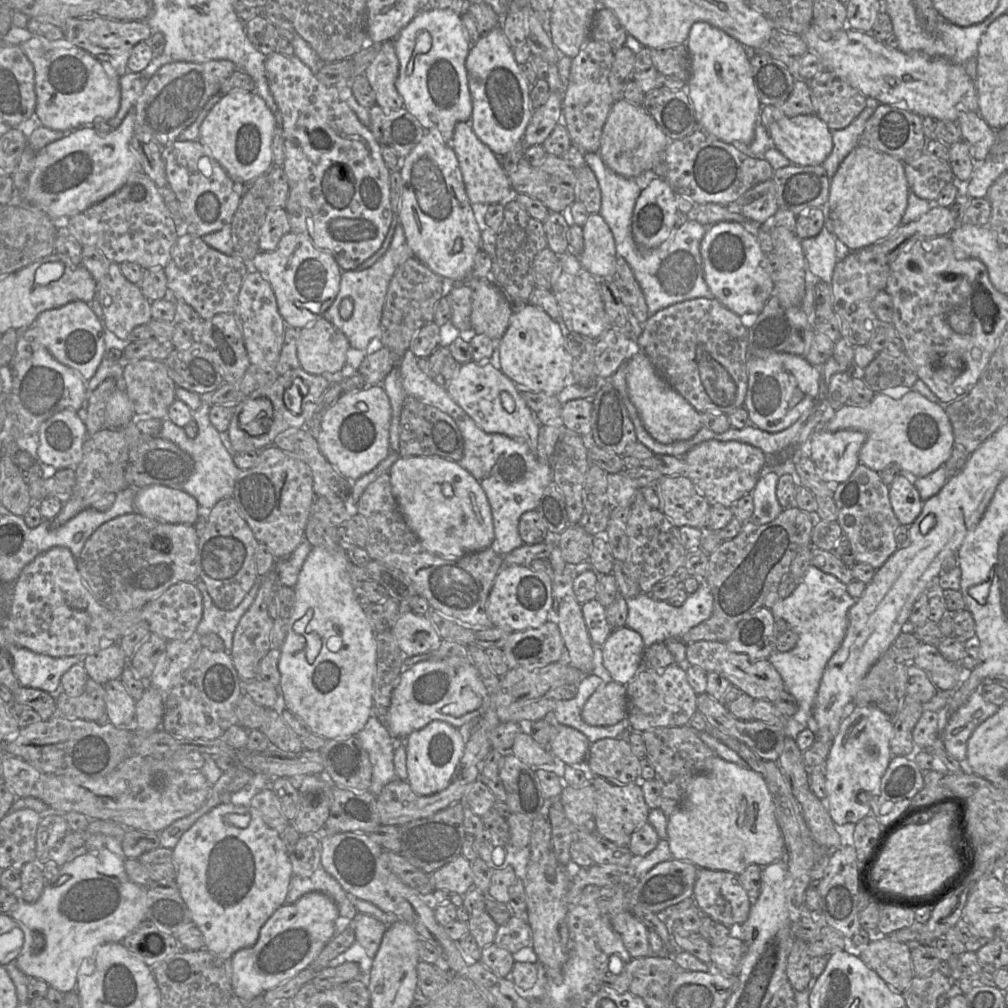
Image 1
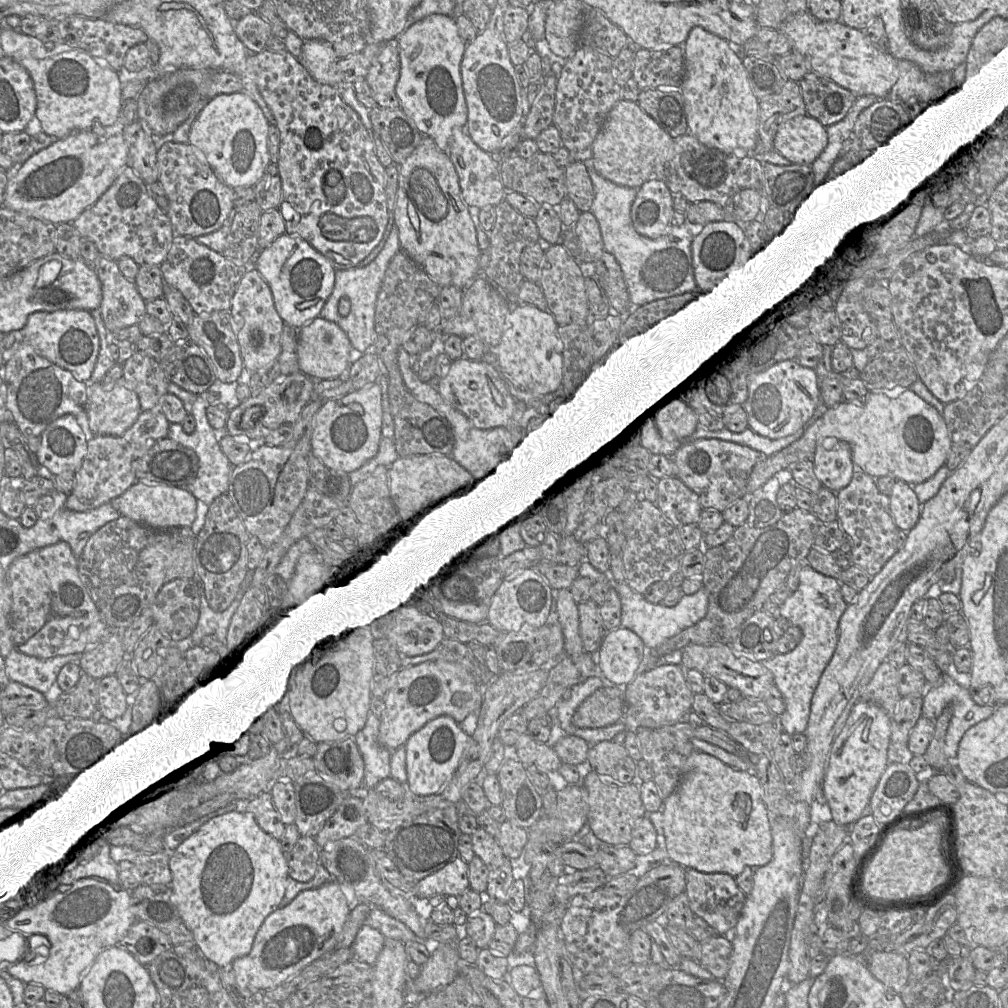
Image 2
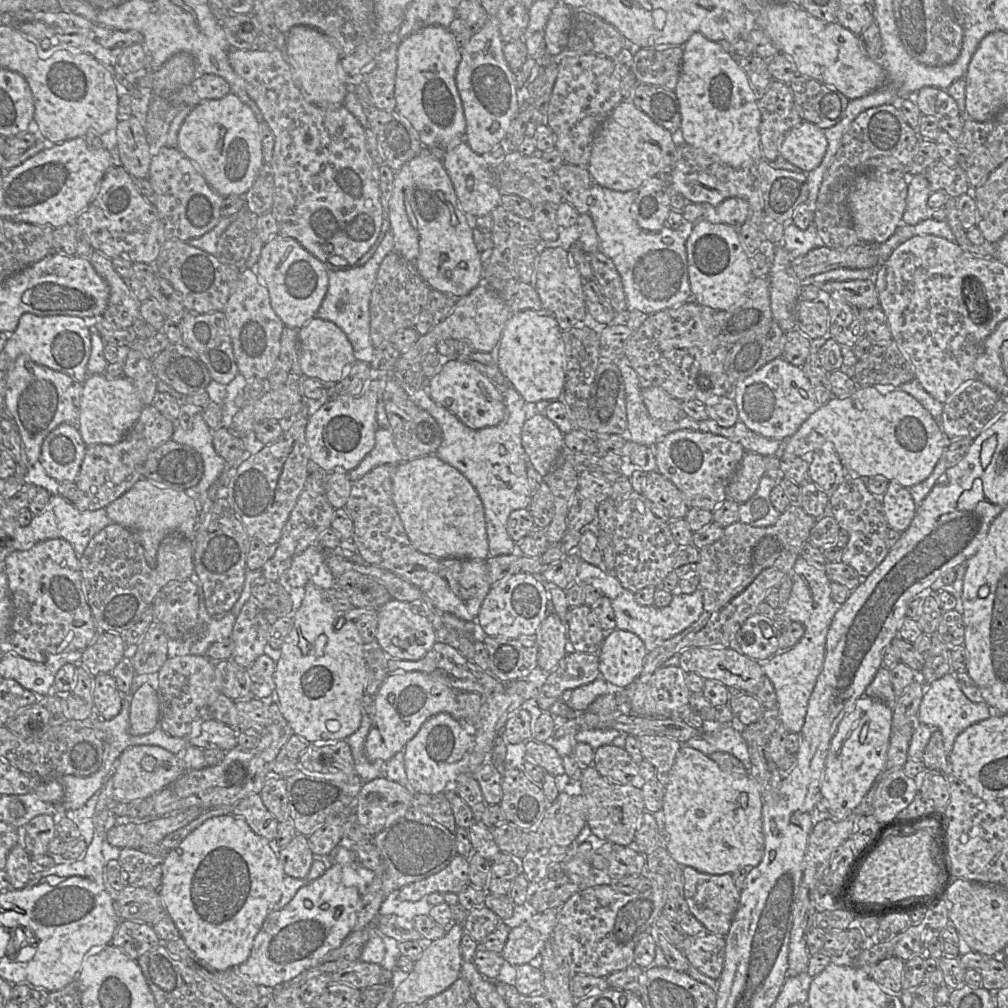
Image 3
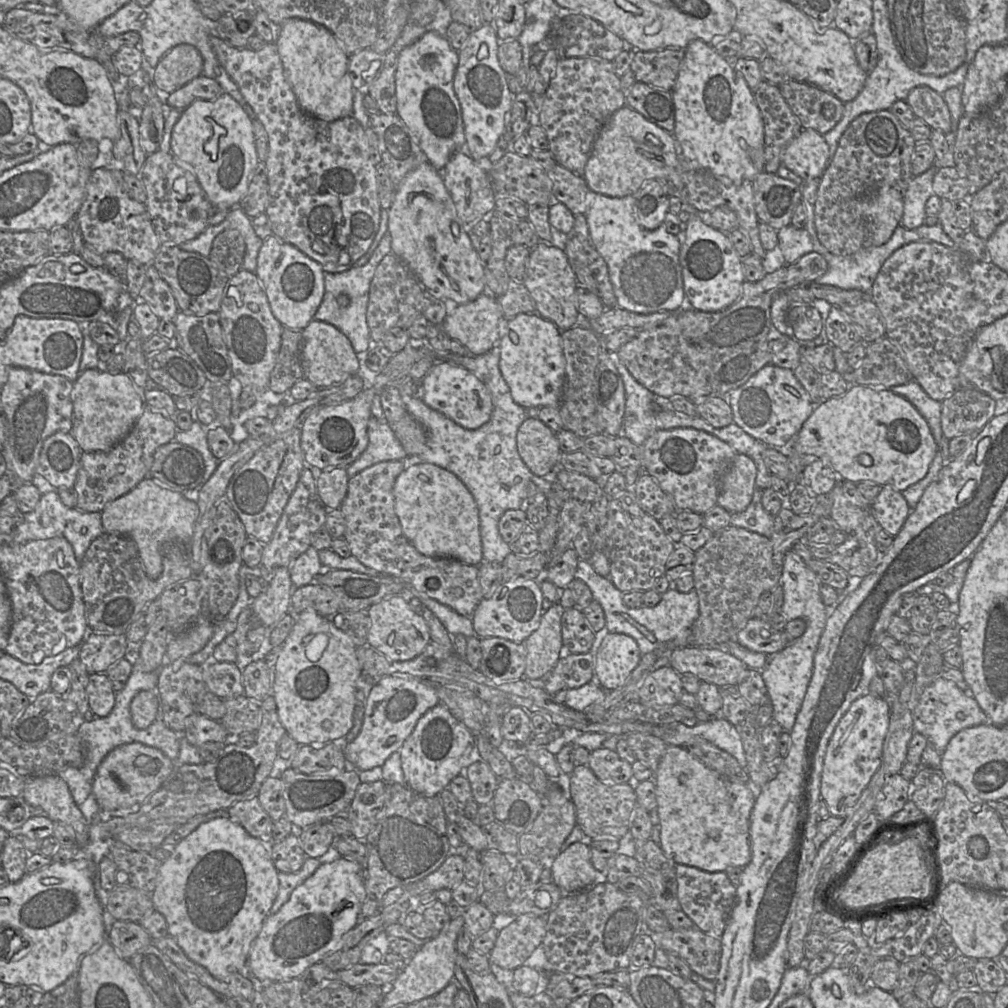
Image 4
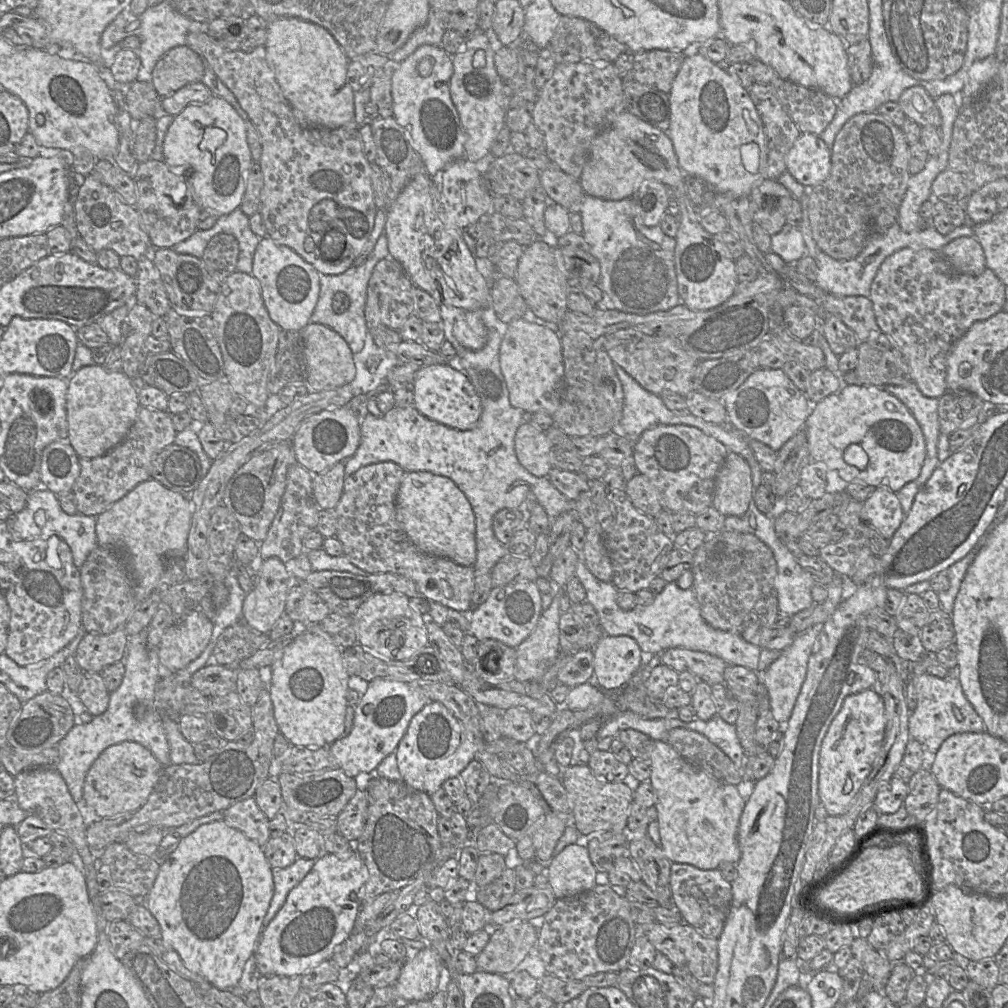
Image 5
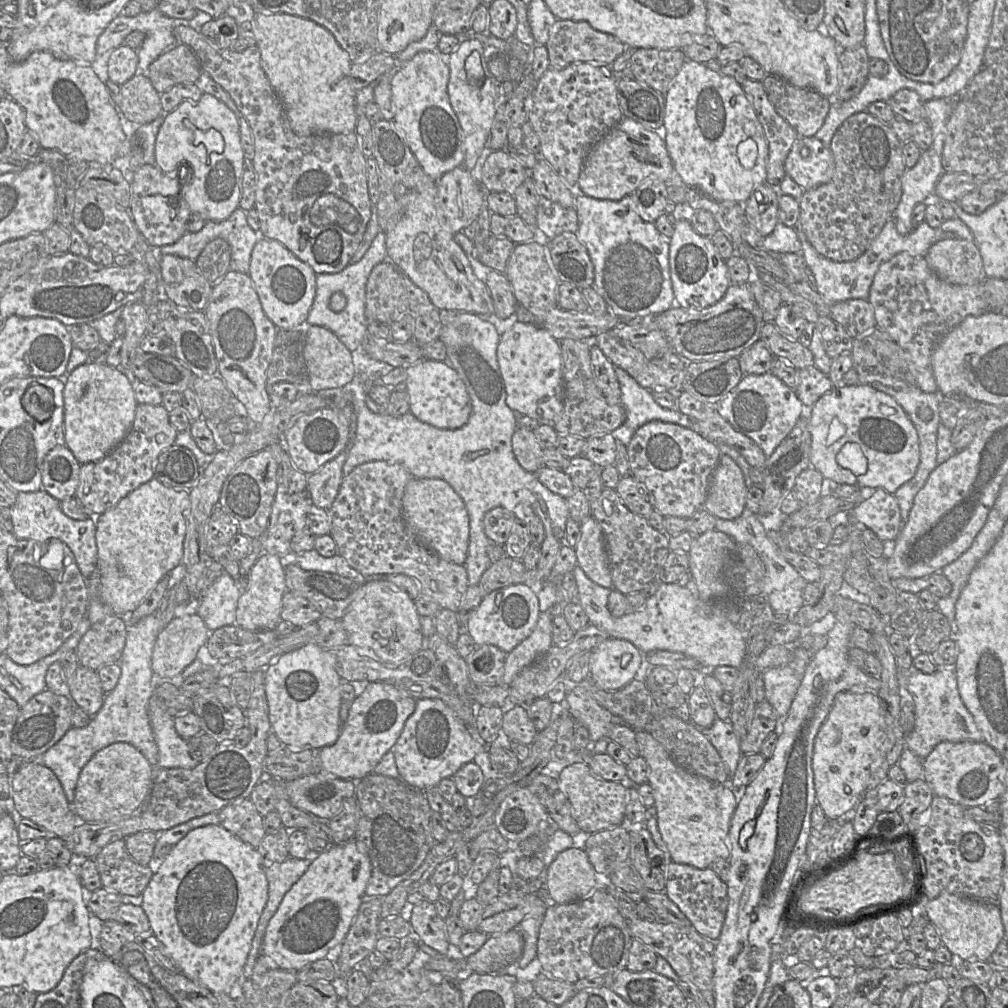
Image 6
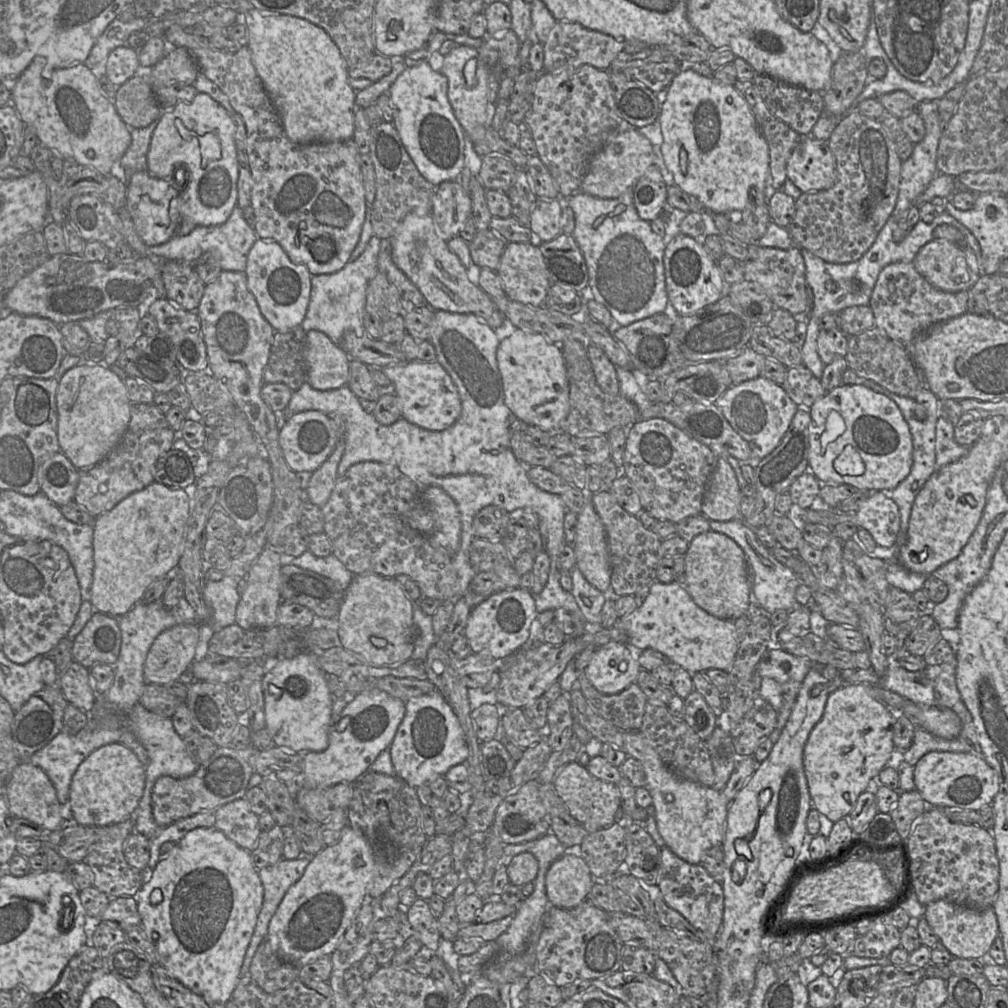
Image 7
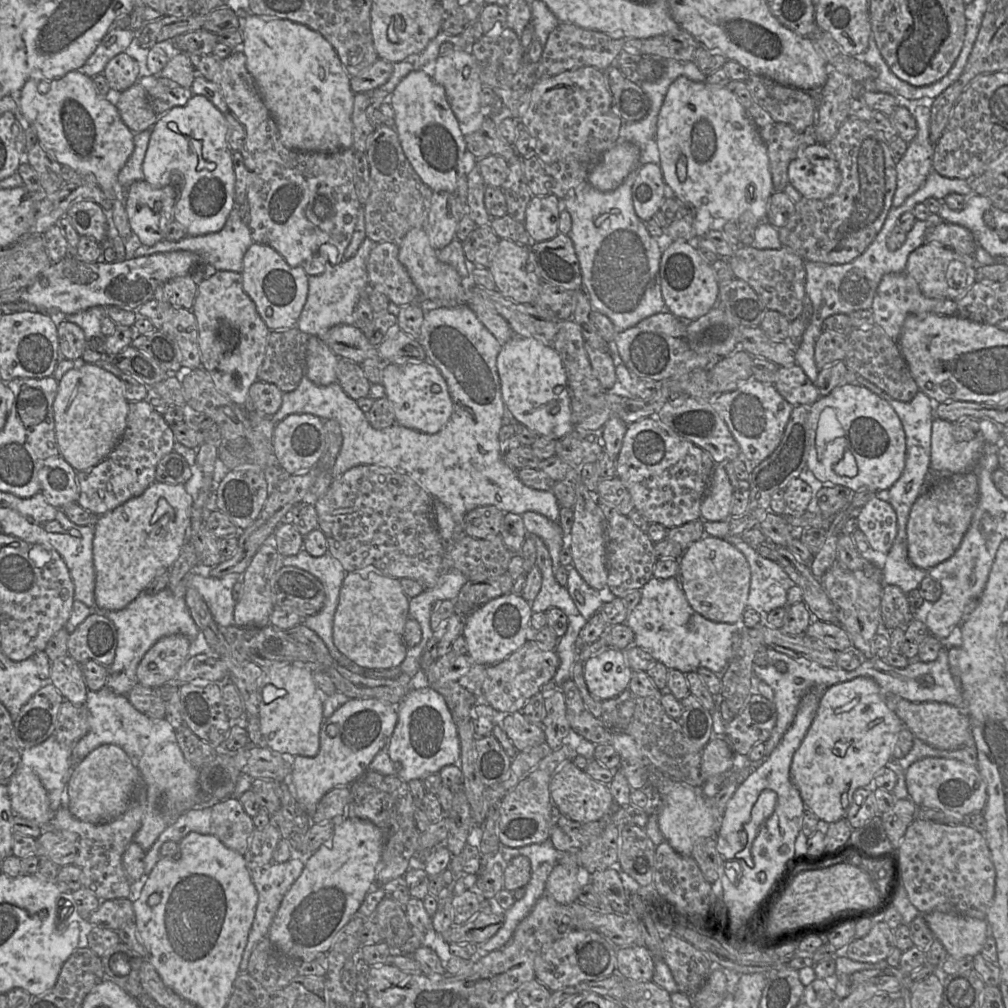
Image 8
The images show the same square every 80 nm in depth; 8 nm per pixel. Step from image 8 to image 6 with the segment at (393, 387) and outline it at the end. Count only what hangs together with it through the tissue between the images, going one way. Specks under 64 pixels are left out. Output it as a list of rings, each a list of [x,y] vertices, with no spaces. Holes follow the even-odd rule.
[[[422,359],[407,366],[405,371],[409,412],[412,415],[421,422],[440,429],[458,429],[467,423],[472,410],[470,397],[464,382],[447,362]]]

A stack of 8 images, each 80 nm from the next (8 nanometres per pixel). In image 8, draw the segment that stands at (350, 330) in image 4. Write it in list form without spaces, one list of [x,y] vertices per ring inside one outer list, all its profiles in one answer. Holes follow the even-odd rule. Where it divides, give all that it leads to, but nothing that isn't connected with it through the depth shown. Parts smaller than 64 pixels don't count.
[[[366,237],[354,258],[341,262],[322,275],[309,277],[307,302],[296,326],[307,336],[307,339],[309,336],[322,338],[330,328],[339,324],[354,325],[355,306],[370,289],[367,262],[370,252],[376,245],[374,241]]]

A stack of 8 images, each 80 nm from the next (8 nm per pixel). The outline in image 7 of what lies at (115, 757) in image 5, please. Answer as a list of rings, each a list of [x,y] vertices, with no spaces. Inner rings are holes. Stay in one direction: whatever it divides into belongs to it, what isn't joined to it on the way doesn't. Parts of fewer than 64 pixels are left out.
[[[111,743],[93,751],[73,775],[70,793],[70,817],[74,823],[104,827],[132,818],[143,795],[146,766],[121,743]]]

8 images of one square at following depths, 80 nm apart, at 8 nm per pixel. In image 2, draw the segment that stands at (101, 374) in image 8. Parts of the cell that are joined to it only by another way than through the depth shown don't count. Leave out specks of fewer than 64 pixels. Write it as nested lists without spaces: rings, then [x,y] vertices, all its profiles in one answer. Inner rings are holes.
[[[119,381],[111,390],[87,383],[85,412],[90,436],[122,436],[140,415],[138,396]]]

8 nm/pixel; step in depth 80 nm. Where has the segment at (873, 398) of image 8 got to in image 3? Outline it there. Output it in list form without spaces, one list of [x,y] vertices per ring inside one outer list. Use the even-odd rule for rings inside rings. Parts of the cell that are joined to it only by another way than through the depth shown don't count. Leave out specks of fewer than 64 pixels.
[[[858,386],[856,391],[846,398],[834,397],[827,403],[818,408],[801,426],[800,428],[779,448],[775,457],[781,458],[796,458],[807,453],[813,453],[820,450],[824,443],[831,442],[834,445],[835,451],[841,461],[841,464],[847,473],[857,474],[863,479],[874,477],[877,475],[884,476],[889,481],[896,481],[905,488],[910,488],[924,481],[933,471],[938,460],[948,446],[948,439],[944,435],[939,424],[933,419],[931,414],[911,395],[902,390],[892,390],[887,393],[878,392],[873,386]]]

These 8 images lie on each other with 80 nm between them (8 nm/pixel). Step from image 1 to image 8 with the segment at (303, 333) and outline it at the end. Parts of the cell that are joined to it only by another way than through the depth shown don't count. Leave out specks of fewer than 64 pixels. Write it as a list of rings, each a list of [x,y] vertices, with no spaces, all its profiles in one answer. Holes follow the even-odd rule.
[[[309,336],[306,343],[306,375],[317,386],[337,382],[337,357],[319,336]]]

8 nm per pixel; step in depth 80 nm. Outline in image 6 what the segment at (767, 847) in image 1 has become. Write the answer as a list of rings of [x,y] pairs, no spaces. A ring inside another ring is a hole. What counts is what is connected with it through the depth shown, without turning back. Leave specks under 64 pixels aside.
[[[635,731],[640,756],[648,765],[648,783],[653,789],[658,829],[670,860],[705,869],[716,859],[729,859],[729,829],[738,792],[729,784],[711,781],[679,767],[650,733]]]

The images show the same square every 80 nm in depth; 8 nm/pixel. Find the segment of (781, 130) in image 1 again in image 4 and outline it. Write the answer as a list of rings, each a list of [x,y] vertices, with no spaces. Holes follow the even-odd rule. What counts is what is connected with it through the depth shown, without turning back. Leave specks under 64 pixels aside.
[[[802,129],[782,153],[782,163],[804,180],[820,179],[829,162],[829,146],[814,129]]]

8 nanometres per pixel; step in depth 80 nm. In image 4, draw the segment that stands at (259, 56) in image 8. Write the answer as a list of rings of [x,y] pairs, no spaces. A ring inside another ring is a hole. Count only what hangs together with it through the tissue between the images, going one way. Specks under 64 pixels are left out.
[[[289,18],[281,23],[275,43],[286,80],[302,110],[328,122],[353,114],[354,88],[347,72],[349,56],[328,29],[309,20]]]

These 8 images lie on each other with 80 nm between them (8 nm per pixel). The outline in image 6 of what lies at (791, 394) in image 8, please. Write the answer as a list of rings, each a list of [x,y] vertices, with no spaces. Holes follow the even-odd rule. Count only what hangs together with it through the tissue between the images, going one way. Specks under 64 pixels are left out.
[[[815,366],[797,370],[796,388],[794,390],[804,406],[812,407],[820,397],[832,388],[834,388],[834,384],[828,375]]]

